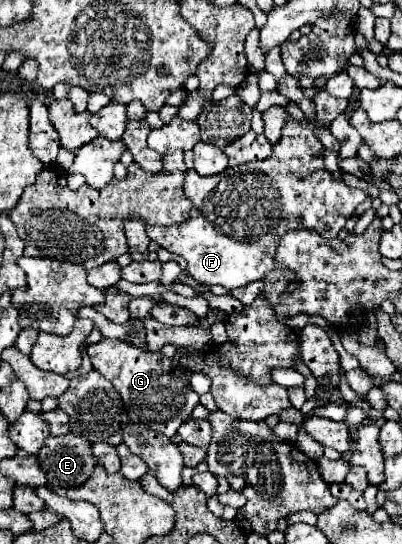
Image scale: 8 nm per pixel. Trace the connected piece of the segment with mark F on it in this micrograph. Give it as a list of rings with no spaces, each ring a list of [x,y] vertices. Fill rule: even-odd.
[[[288,120],[282,132],[282,140],[274,144],[274,154],[262,162],[250,162],[234,168],[226,168],[216,176],[198,176],[196,170],[186,172],[184,194],[192,202],[190,218],[176,226],[150,226],[146,234],[152,242],[168,252],[186,258],[186,272],[200,284],[220,284],[226,290],[248,286],[254,280],[262,280],[274,268],[274,254],[288,230],[310,228],[318,230],[324,238],[336,238],[346,220],[354,216],[356,208],[366,200],[364,190],[348,188],[344,182],[336,182],[322,164],[322,144],[314,136],[314,124]]]

